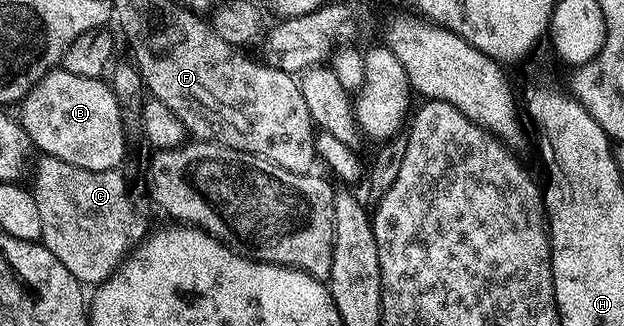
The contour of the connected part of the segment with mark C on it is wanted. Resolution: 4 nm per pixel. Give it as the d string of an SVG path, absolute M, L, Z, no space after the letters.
M44 156L40 164L40 181L34 187L34 195L38 202L38 214L42 221L40 240L78 278L85 286L99 286L119 271L125 259L132 255L149 235L148 220L136 209L132 196L128 193L128 184L124 181L123 171L82 170L78 166L70 166L53 156Z

